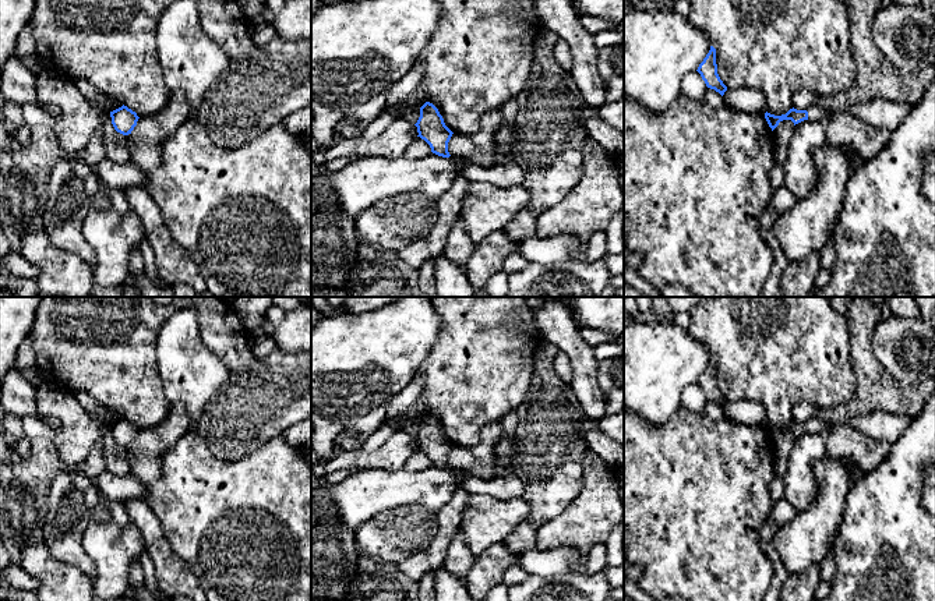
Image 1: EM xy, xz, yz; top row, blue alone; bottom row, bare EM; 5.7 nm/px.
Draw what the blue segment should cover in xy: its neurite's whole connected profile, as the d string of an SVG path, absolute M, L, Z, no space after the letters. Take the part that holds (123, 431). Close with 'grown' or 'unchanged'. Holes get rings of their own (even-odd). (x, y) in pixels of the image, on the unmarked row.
M124 417L110 424L110 429L114 442L123 448L131 446L140 431L135 424L133 424Z; unchanged

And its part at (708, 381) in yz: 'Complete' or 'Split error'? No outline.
Complete

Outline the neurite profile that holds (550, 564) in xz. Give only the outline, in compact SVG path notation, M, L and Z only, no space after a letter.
M533 548L519 554L519 565L525 572L551 580L572 572L578 561L581 561L581 554L575 548Z

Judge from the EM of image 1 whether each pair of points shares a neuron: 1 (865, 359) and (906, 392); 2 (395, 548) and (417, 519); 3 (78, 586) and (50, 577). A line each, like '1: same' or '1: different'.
1: same
2: same
3: same

